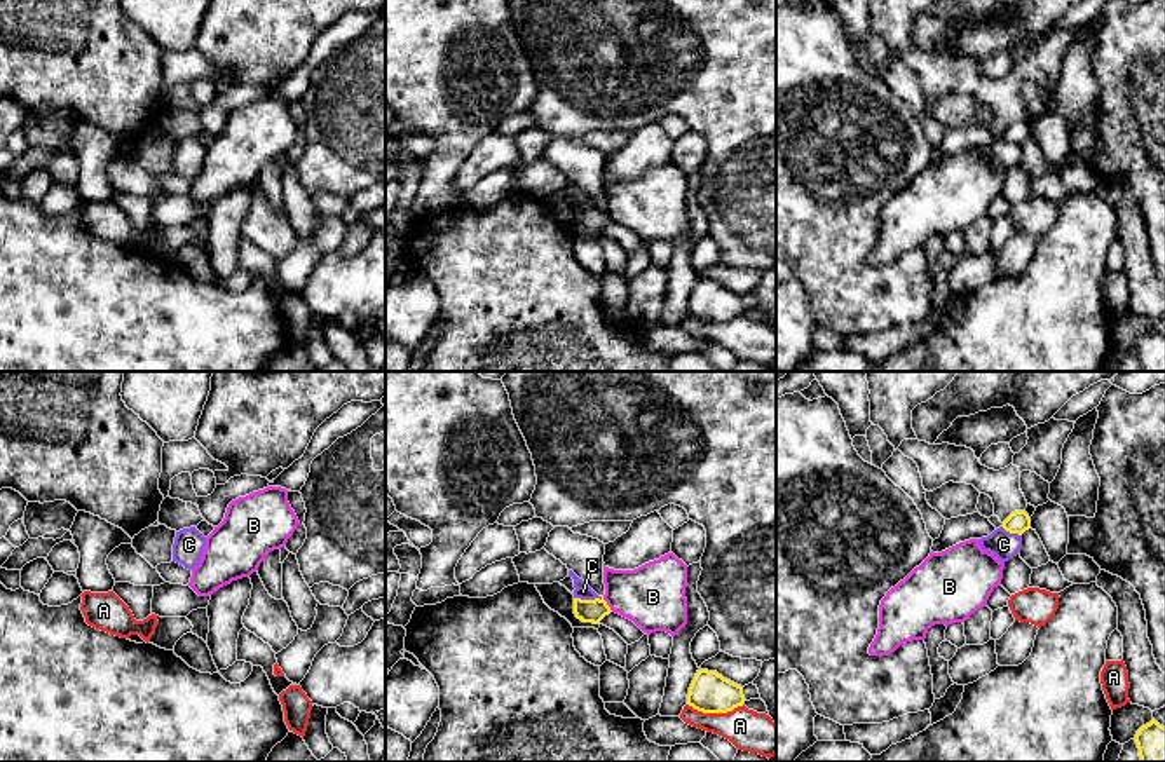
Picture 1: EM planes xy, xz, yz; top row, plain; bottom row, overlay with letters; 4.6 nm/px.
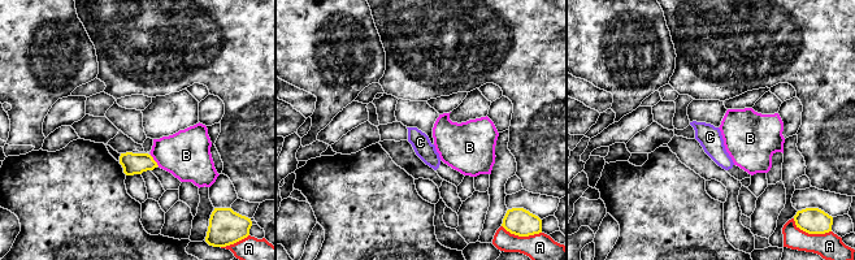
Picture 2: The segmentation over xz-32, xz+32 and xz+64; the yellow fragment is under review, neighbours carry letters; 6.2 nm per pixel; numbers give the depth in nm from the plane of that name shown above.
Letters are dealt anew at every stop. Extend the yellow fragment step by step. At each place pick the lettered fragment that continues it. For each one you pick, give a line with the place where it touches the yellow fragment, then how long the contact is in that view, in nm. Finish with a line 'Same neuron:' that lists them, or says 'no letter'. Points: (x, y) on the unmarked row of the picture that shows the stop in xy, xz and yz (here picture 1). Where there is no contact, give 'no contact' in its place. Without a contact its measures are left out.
Same neuron: no letter

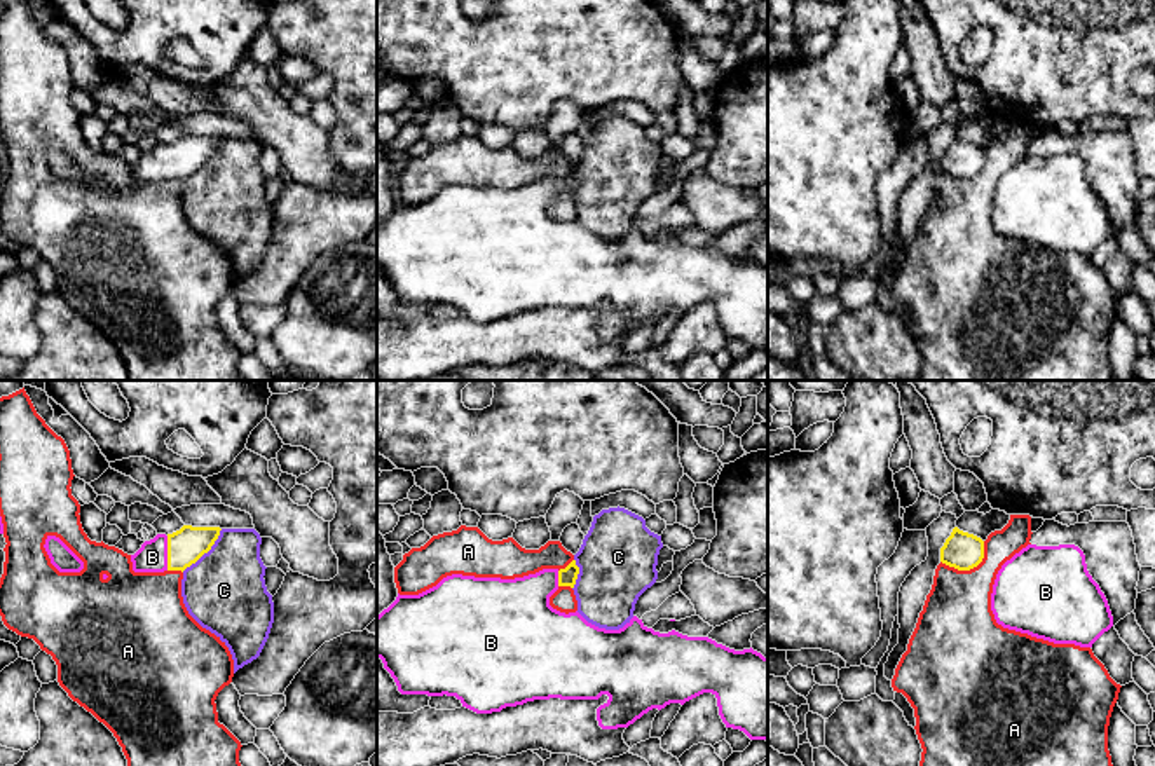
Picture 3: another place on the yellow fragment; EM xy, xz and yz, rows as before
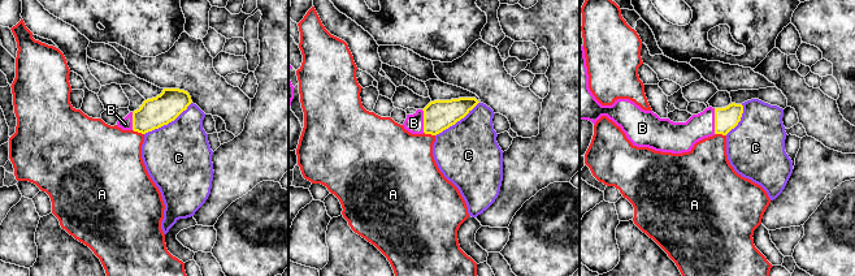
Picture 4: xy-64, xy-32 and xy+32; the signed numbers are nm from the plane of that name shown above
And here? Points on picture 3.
B: contact xy (168, 163); length 160 nm
Same neuron: B

